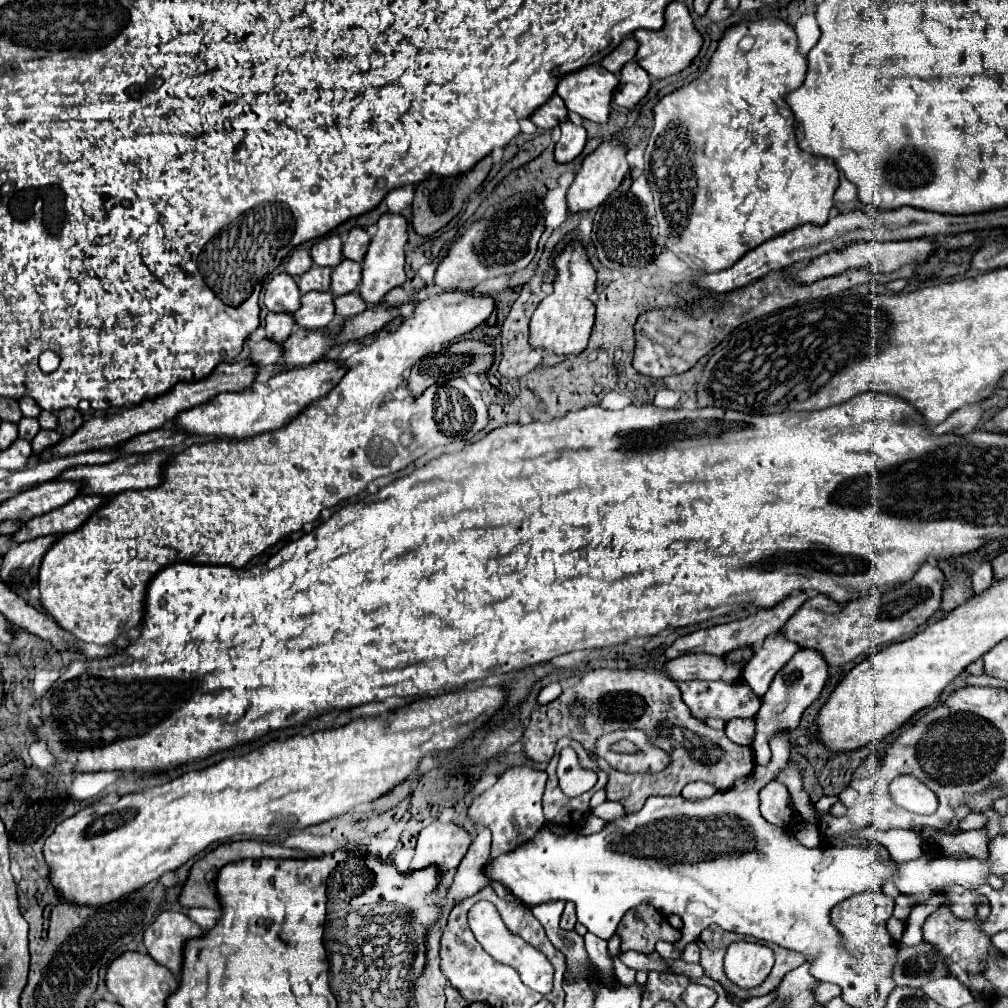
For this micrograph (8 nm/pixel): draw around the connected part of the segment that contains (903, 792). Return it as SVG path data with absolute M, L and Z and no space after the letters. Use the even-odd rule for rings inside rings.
M898 776L890 782L892 800L916 814L932 814L938 808L938 800L932 790L928 790L918 778Z

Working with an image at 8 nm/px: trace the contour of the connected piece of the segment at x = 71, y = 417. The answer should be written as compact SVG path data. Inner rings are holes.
M64 408L64 410L56 412L56 416L58 416L58 424L60 424L60 430L64 432L64 436L74 434L84 424L82 414L74 408Z

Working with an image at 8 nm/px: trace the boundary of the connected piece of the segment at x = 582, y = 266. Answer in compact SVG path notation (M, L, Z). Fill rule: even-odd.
M580 242L570 244L554 262L558 276L554 282L554 292L550 296L546 296L536 312L532 314L530 320L530 346L532 348L542 348L542 350L552 350L554 354L562 354L562 356L578 356L586 346L588 346L588 338L592 332L592 324L594 324L594 304L590 302L590 294L594 292L594 284L596 284L596 270L592 268L592 264L588 262L588 256L582 248Z

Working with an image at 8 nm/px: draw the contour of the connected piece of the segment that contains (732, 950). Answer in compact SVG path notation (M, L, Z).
M734 942L724 956L724 972L736 986L754 988L768 976L768 958L774 958L766 944Z

